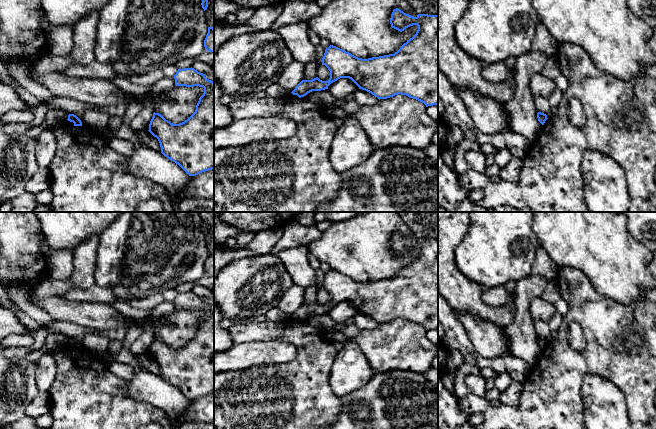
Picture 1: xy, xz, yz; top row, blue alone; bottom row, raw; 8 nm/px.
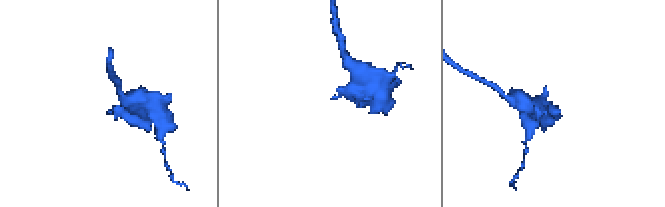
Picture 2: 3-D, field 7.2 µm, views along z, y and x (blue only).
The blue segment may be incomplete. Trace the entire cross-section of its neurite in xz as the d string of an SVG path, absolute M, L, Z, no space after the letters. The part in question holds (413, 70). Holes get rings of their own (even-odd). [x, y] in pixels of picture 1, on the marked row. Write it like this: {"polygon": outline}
{"polygon": "M396 8L391 14L390 24L400 32L413 25L417 25L418 30L394 54L368 59L358 58L330 45L321 60L330 71L329 80L322 81L318 77L302 80L291 93L301 98L312 91L328 89L331 83L340 78L349 78L359 89L371 93L379 100L401 94L424 103L426 107L438 105L438 15L418 14L413 17Z"}

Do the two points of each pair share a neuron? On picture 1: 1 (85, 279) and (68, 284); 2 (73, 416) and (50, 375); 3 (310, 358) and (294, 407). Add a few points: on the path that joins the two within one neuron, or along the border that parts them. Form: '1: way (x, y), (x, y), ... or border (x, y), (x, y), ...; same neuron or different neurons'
1: way (81, 279), (72, 282); same neuron
2: border (56, 377), (47, 391); different neurons
3: way (326, 374), (328, 388), (310, 406); same neuron

